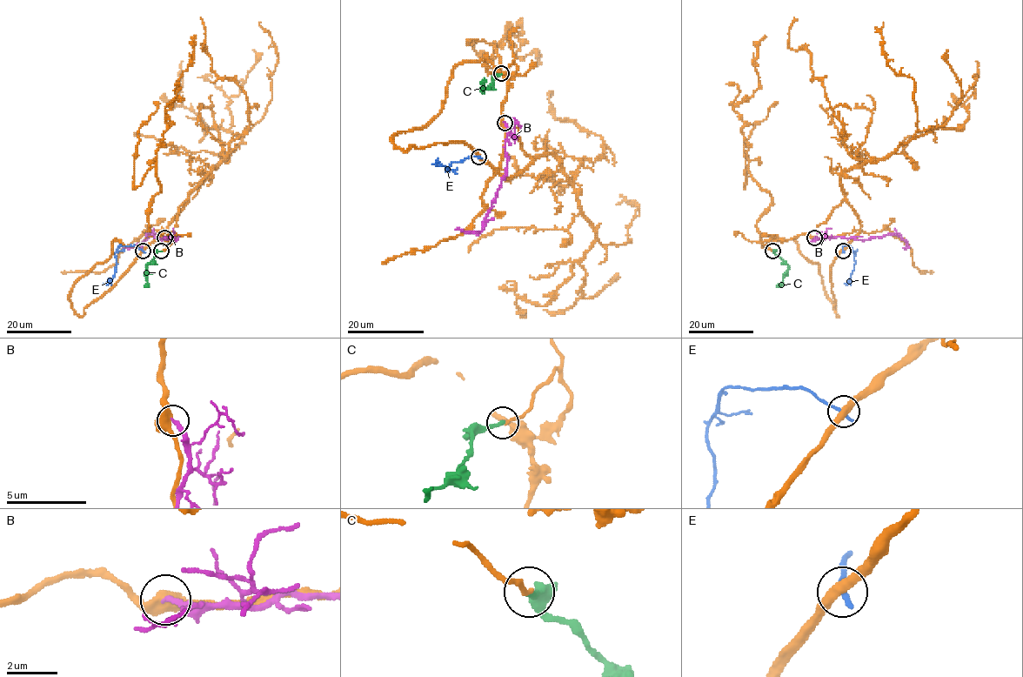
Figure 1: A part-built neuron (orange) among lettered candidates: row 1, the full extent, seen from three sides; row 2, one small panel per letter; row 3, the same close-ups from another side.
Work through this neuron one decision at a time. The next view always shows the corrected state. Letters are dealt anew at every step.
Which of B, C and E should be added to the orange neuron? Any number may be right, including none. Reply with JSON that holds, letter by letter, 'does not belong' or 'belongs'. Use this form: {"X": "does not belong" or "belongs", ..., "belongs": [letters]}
{"B": "does not belong", "C": "belongs", "E": "does not belong", "belongs": ["C"]}

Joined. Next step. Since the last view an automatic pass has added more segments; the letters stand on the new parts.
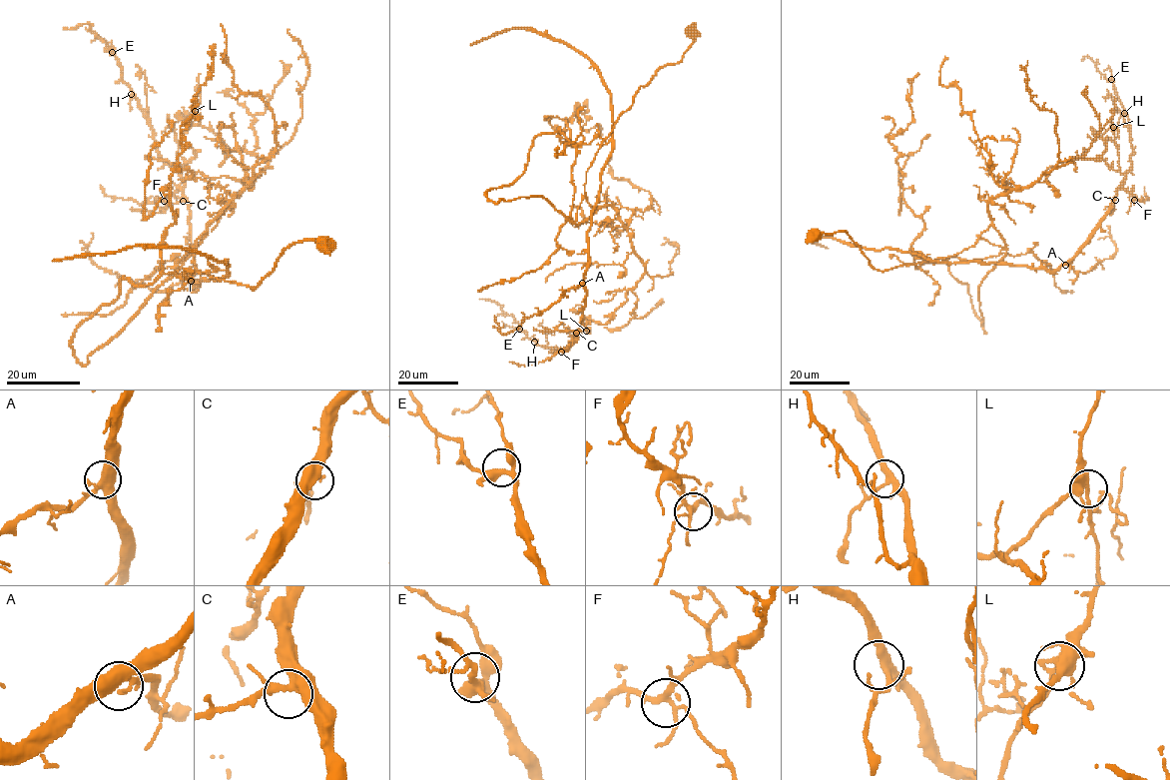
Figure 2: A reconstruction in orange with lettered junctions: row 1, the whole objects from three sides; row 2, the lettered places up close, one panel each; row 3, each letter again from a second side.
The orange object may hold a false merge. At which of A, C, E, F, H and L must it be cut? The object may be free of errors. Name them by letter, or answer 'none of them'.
L

